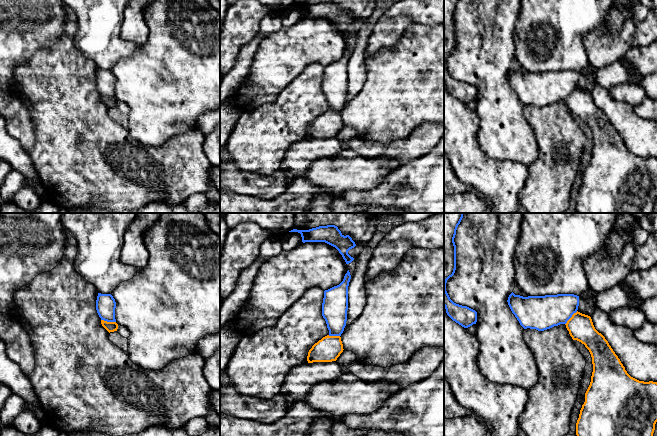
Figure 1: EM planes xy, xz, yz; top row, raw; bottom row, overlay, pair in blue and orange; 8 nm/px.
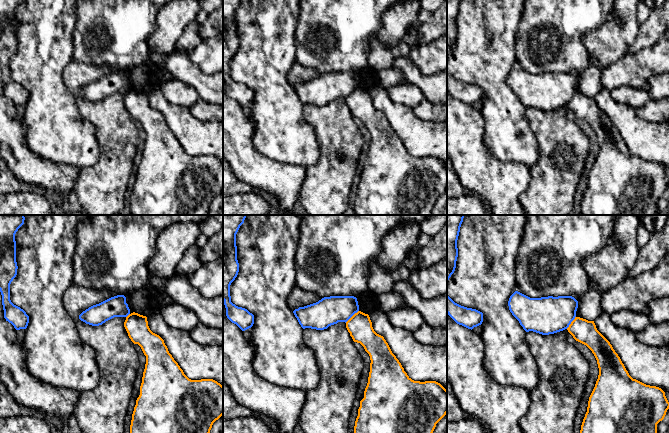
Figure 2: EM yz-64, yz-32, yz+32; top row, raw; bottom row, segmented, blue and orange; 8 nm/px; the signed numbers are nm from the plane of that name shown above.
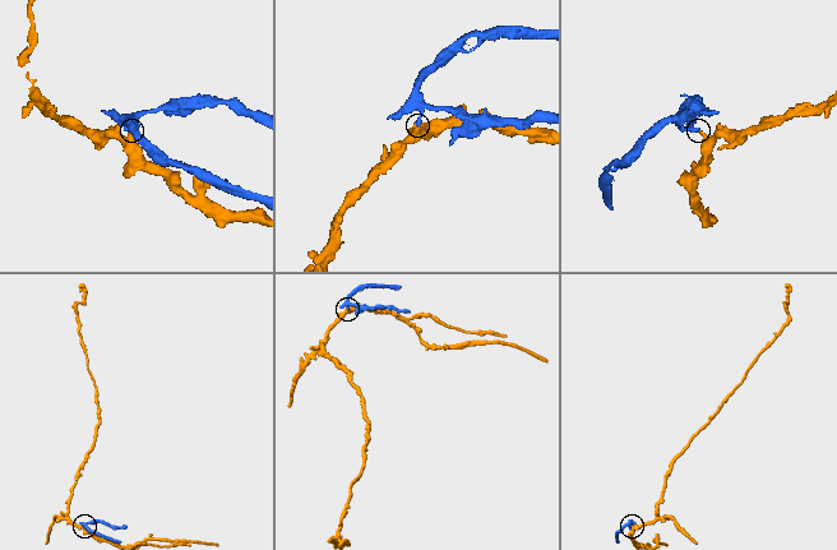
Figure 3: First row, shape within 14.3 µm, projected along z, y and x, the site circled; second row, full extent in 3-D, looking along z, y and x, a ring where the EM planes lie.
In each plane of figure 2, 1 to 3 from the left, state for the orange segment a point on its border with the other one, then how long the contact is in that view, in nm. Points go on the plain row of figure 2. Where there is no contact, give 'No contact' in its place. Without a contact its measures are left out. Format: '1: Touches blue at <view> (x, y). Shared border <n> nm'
1: Touches blue at yz-64 (128, 90). Shared border 50 nm
2: Touches blue at yz-32 (351, 92). Shared border 150 nm
3: Touches blue at yz+32 (571, 97). Shared border 130 nm

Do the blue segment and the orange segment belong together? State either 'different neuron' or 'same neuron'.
different neuron

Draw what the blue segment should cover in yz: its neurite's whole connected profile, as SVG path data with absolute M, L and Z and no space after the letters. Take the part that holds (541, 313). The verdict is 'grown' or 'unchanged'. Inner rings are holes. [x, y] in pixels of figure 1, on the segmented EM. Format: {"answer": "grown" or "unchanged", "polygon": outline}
{"answer": "unchanged", "polygon": "M512 292L507 302L524 329L544 331L566 324L578 310L579 296L557 294L523 297Z"}

